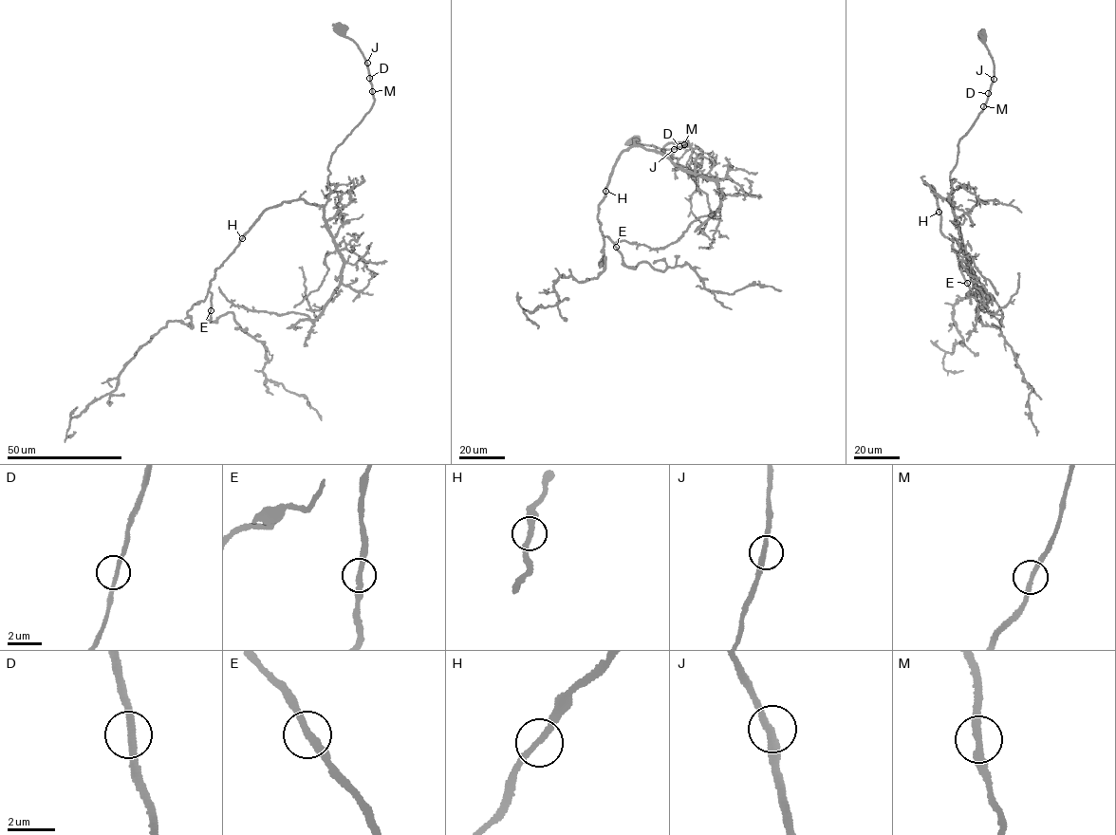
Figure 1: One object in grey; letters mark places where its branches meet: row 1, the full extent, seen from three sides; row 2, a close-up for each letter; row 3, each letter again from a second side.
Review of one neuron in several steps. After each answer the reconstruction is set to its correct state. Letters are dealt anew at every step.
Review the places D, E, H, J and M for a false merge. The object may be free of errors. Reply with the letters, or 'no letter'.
no letter

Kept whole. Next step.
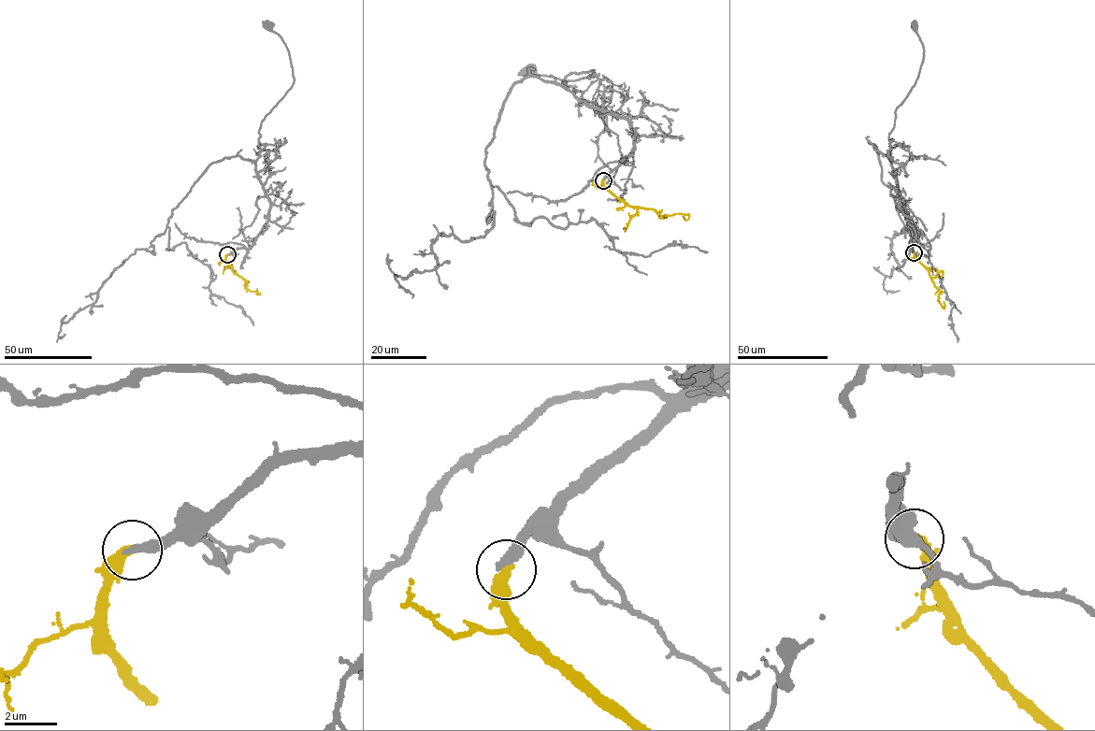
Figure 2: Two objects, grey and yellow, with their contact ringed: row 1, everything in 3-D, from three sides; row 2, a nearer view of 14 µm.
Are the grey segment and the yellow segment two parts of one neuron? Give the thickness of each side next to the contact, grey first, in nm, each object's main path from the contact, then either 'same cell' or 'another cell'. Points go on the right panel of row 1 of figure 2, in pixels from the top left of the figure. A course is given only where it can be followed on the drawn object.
400/360 nm | grey via (913, 252), (908, 217), (889, 156), (888, 134), (895, 111), (914, 84), (922, 63), (923, 45), (914, 26) | yellow via (914, 252), (940, 292), (939, 302), (944, 308), (943, 301) | same cell

